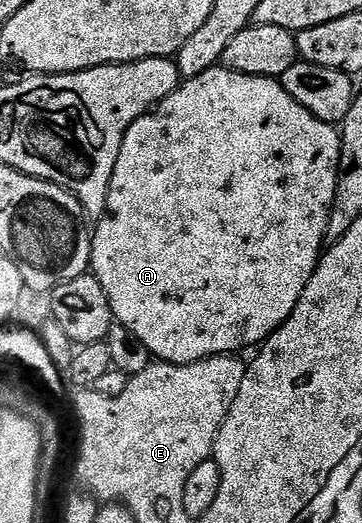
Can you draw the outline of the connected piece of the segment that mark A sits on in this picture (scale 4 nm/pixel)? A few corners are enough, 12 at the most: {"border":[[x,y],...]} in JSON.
{"border":[[224,65],[123,137],[91,273],[162,363],[264,343],[340,130]]}

